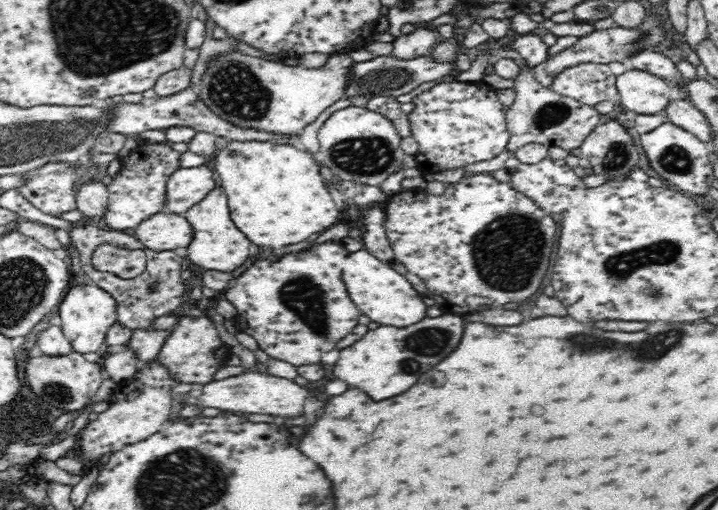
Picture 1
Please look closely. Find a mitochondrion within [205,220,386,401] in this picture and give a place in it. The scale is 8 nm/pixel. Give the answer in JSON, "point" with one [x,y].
{"point":[303,297]}

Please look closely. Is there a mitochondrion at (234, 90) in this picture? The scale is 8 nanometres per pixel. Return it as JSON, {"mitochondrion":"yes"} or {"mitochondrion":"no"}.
{"mitochondrion":"yes"}

